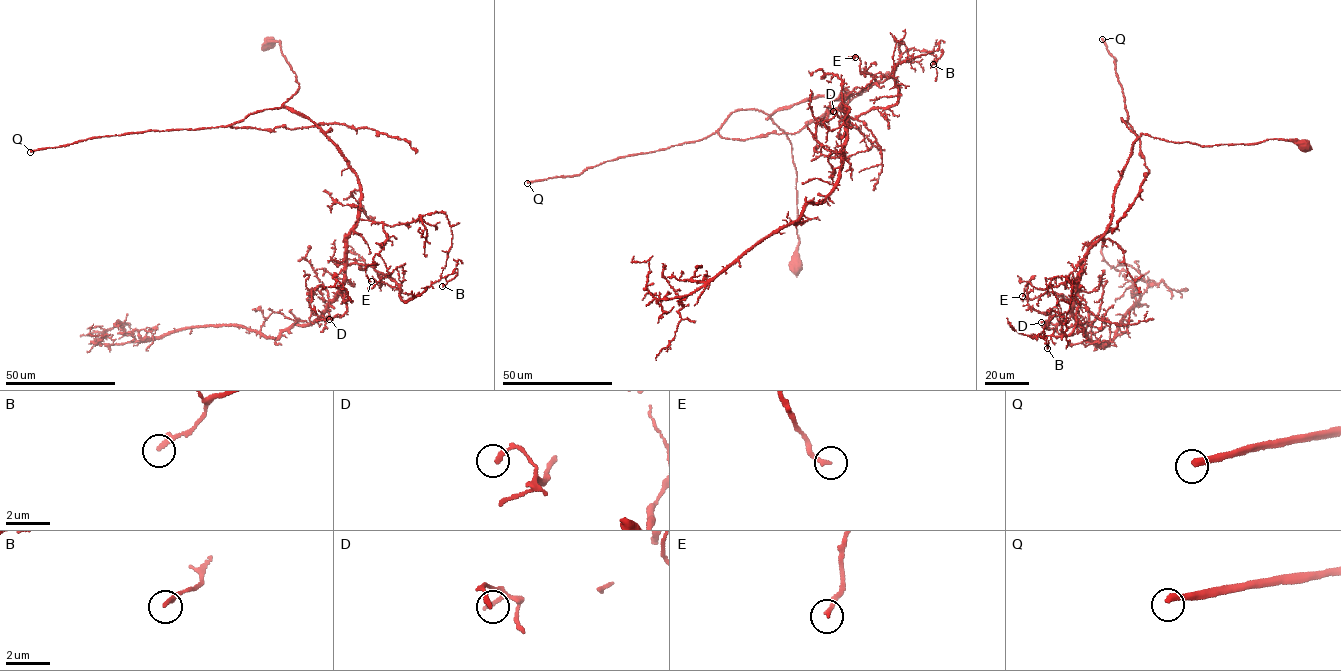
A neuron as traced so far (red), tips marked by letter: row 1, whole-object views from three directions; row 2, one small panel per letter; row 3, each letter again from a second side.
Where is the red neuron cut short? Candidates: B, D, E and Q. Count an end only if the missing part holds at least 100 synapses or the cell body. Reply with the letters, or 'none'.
Q

